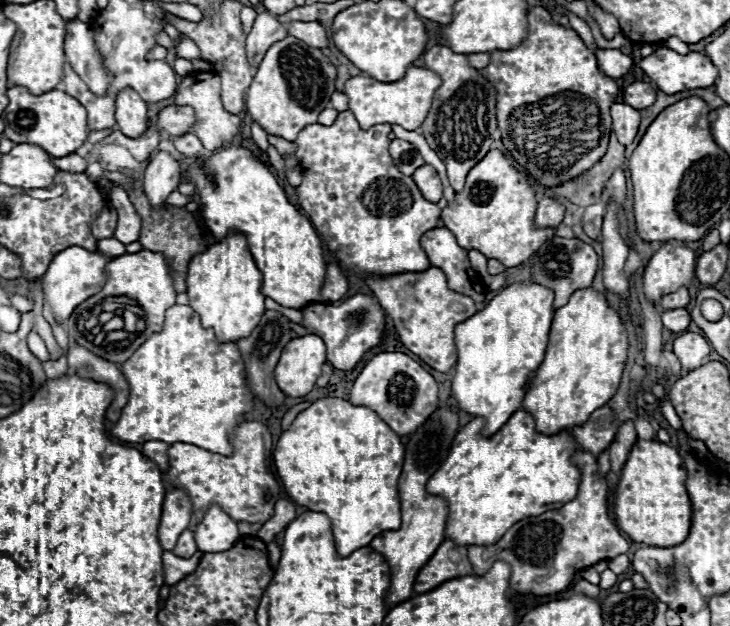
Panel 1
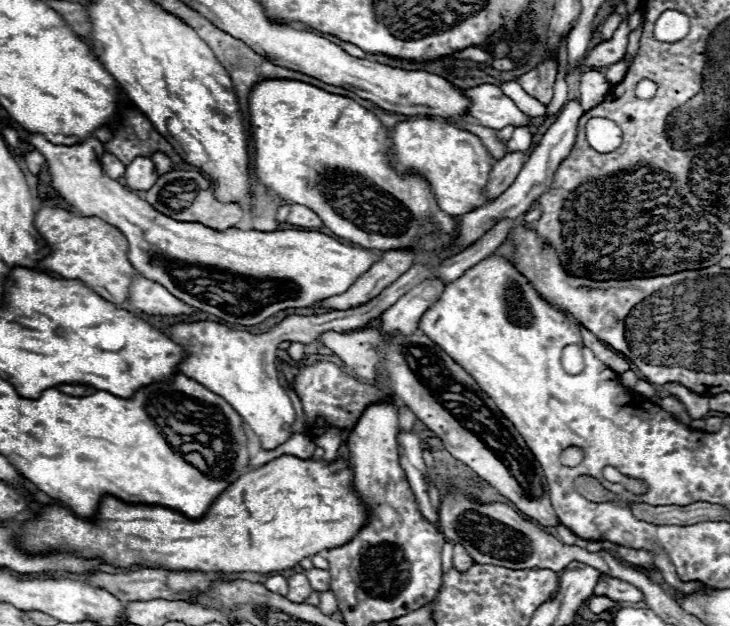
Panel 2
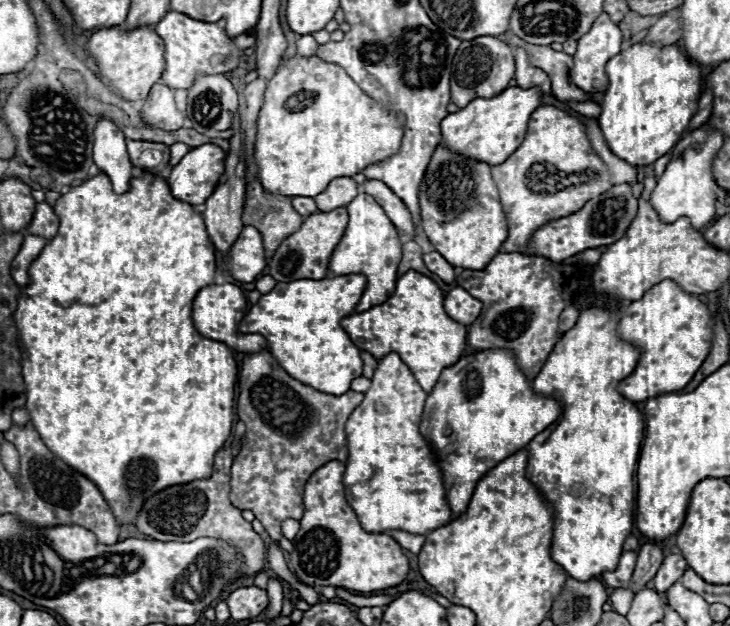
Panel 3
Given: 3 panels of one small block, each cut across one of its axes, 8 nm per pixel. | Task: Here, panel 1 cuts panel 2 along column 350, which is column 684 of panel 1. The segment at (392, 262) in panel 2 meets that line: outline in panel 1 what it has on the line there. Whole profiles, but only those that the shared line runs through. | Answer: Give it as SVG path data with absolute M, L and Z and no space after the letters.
M680 288L678 292L672 292L670 296L664 296L658 304L664 308L664 310L672 310L672 308L680 308L680 306L686 306L690 302L690 294L688 294L688 288Z

